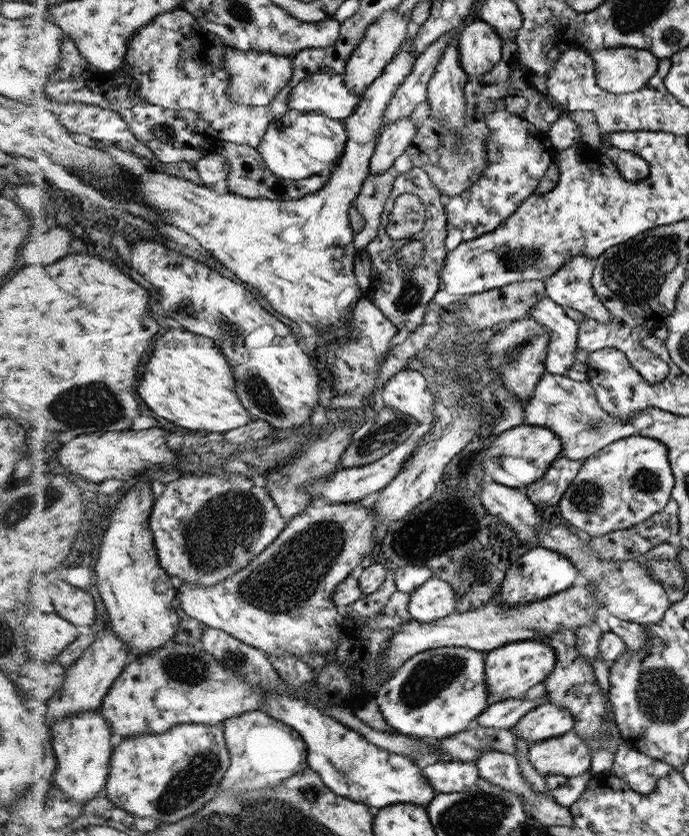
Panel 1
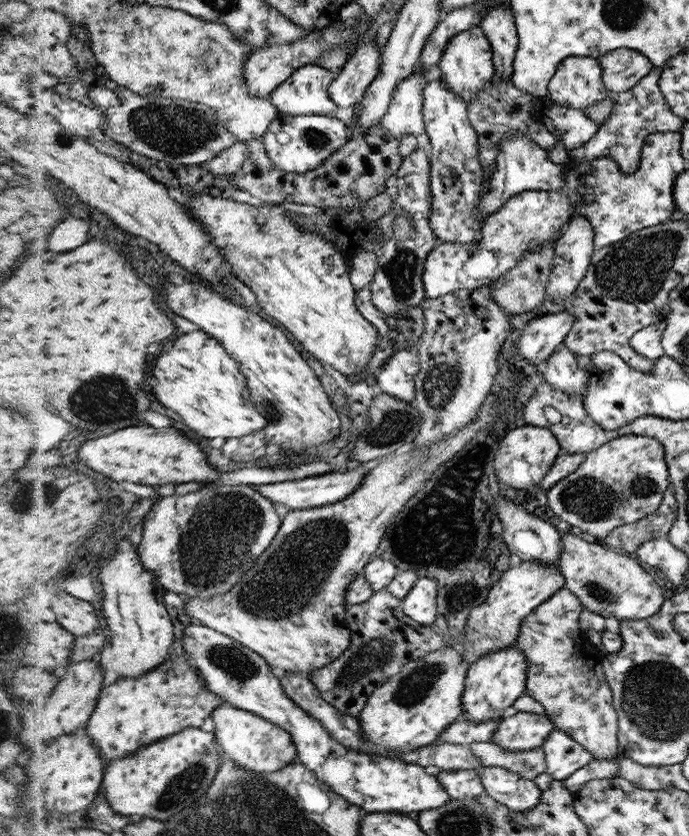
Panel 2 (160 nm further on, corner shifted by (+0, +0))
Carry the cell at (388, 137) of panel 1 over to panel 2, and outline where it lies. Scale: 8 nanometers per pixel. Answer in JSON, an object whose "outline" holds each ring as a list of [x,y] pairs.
{"outline":[[[421,62],[412,75],[400,81],[393,92],[392,101],[380,124],[398,140],[404,134],[418,134],[425,132],[423,123],[422,91],[429,83]]]}

